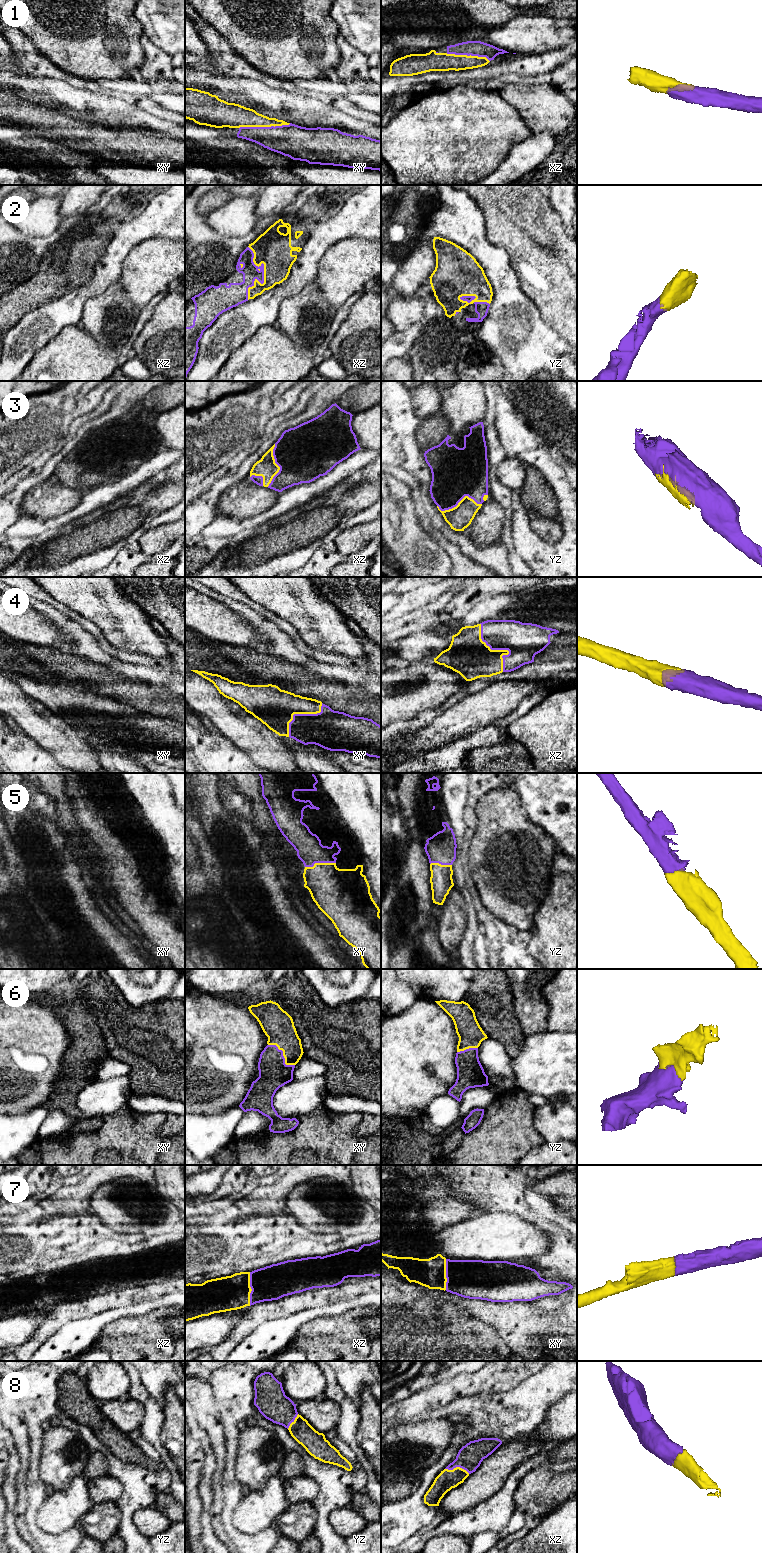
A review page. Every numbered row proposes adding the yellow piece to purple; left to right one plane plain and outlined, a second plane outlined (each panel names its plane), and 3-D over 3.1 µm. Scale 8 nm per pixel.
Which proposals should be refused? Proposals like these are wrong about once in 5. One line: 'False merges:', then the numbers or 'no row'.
False merges: no row

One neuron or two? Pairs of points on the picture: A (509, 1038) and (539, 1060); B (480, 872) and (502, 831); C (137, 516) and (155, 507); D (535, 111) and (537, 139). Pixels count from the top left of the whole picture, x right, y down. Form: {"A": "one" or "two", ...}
{"A": "two", "B": "one", "C": "two", "D": "two"}

